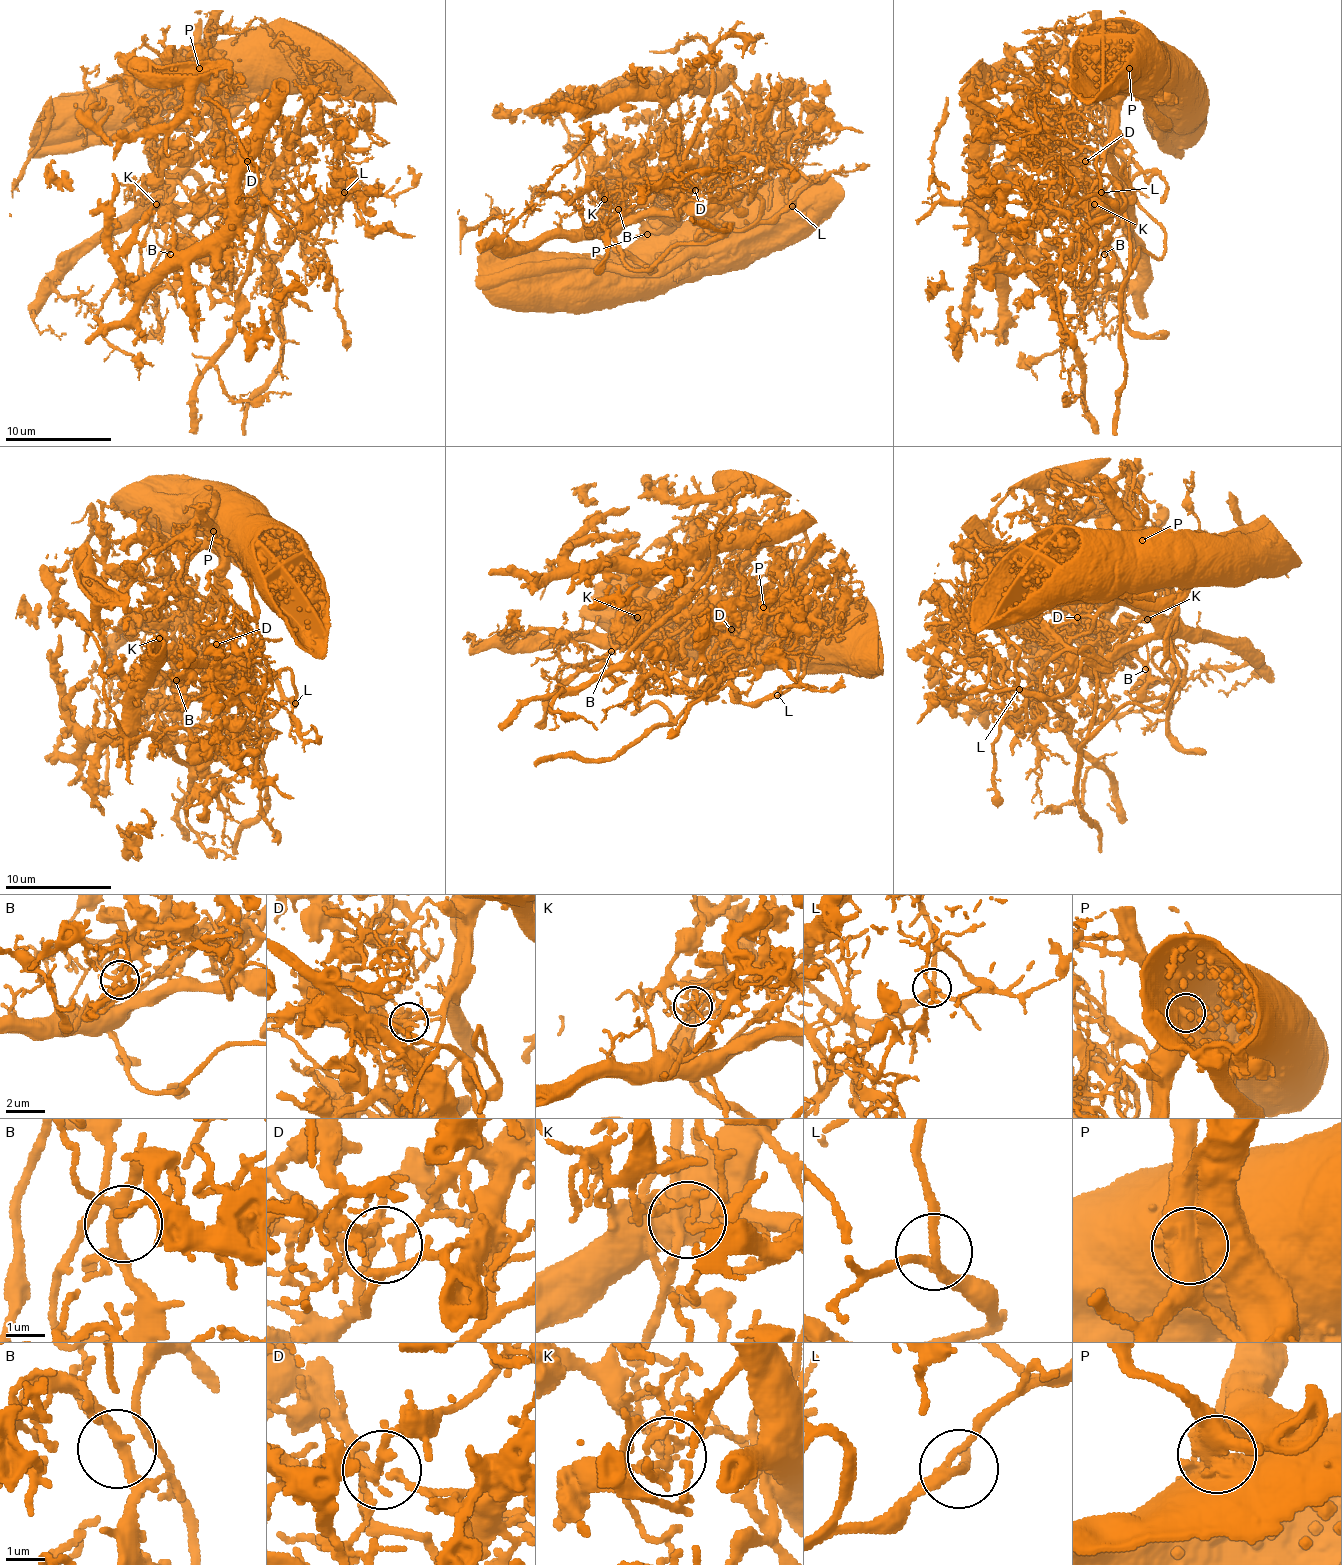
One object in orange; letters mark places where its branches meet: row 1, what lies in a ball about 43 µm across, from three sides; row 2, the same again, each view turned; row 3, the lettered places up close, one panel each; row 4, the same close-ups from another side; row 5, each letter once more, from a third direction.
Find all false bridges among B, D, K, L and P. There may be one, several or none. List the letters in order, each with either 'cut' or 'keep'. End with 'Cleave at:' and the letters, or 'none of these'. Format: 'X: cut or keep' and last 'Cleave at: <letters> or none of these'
B: keep
D: cut
K: cut
L: keep
P: cut
Cleave at: D, K, P

